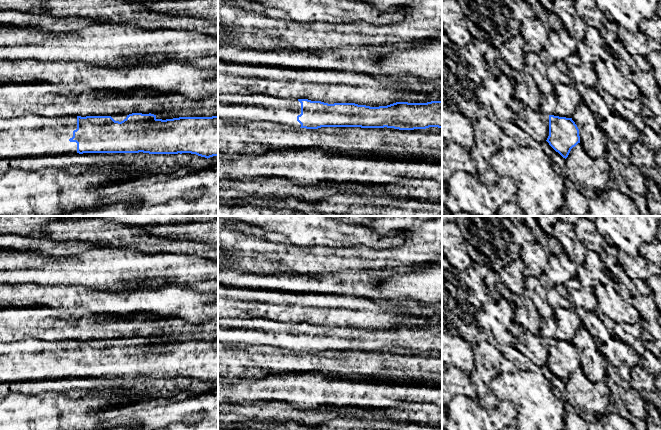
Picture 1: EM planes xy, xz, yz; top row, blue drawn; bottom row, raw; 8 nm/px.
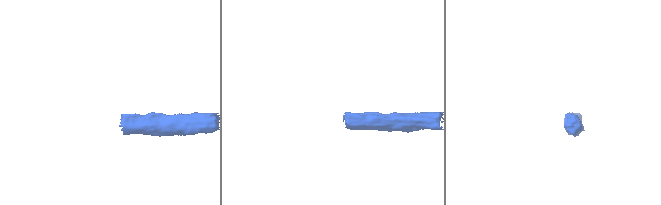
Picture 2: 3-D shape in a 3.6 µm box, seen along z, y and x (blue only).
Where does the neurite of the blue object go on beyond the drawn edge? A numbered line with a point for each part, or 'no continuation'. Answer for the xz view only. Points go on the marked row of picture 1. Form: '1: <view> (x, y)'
1: xz (251, 107)

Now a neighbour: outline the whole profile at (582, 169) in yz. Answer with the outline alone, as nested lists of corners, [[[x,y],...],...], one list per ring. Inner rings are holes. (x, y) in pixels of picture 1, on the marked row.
[[[578,143],[565,159],[562,173],[577,185],[602,191],[610,179],[611,167],[606,157],[592,158]]]

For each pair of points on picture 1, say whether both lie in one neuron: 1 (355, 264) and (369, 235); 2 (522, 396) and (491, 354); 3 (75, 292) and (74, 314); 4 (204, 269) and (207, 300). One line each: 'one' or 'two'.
1: two
2: two
3: two
4: two

